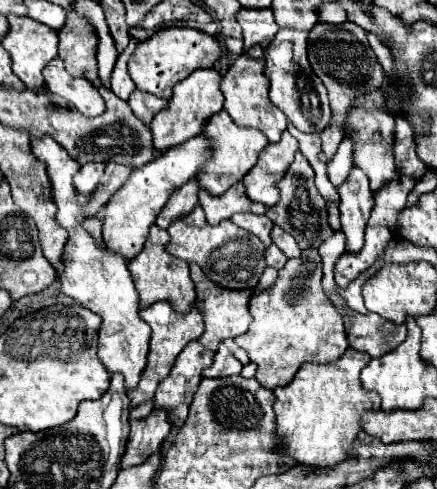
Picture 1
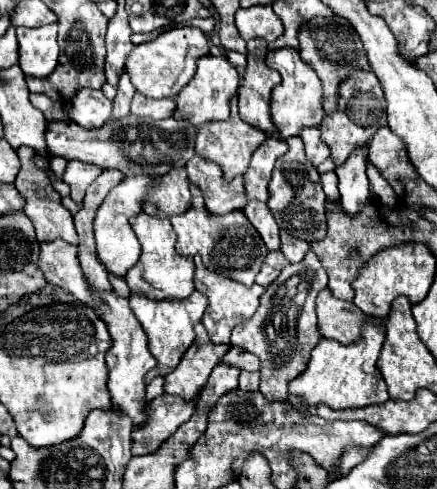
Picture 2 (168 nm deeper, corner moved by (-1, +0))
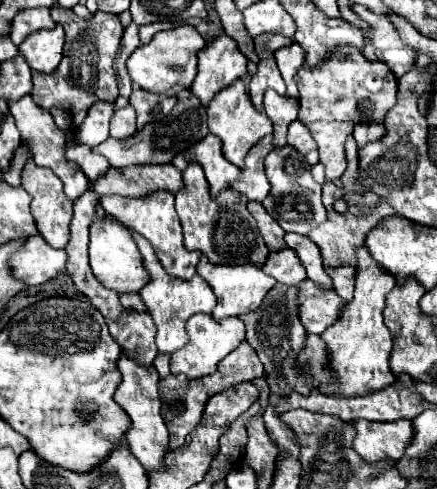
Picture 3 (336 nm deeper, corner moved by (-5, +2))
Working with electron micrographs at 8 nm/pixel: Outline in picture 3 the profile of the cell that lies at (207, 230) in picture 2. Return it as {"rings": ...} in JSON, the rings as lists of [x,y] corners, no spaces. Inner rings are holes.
{"rings":[[[189,164],[183,170],[185,188],[175,194],[175,208],[183,226],[185,248],[203,252],[213,264],[263,264],[269,250],[261,240],[261,232],[253,214],[247,208],[247,202],[217,202],[209,196],[209,184],[199,164]]]}

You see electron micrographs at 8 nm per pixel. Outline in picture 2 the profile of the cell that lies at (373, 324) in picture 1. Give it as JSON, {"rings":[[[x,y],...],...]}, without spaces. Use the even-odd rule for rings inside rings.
{"rings":[[[329,288],[317,294],[317,330],[325,338],[333,338],[341,344],[355,342],[359,338],[361,326],[365,322],[381,324],[383,320],[367,316],[365,312],[357,310],[353,302],[337,300]]]}

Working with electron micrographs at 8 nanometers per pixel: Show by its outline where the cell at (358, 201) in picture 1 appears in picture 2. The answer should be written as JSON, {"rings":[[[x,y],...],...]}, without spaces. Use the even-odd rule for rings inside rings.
{"rings":[[[365,144],[357,146],[357,150],[351,152],[349,160],[335,168],[335,174],[339,176],[339,192],[341,192],[341,206],[349,216],[355,216],[365,202],[369,202],[369,182],[367,182],[367,152]]]}

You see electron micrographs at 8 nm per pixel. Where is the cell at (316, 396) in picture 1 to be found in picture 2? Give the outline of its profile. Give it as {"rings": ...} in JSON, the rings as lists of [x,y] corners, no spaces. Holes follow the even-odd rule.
{"rings":[[[363,324],[359,342],[353,342],[349,346],[337,340],[321,338],[319,344],[311,350],[311,360],[305,374],[301,374],[301,378],[295,378],[295,382],[289,382],[289,400],[293,404],[303,402],[311,410],[319,404],[327,404],[333,410],[343,410],[387,402],[389,394],[385,388],[385,380],[377,368],[383,340],[385,328],[375,324]]]}

